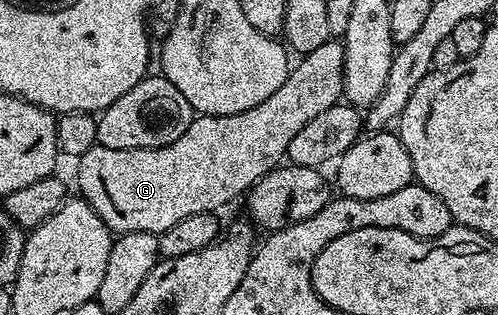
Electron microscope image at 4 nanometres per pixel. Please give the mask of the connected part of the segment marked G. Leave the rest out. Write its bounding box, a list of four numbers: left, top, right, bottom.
[76,41,345,233]

